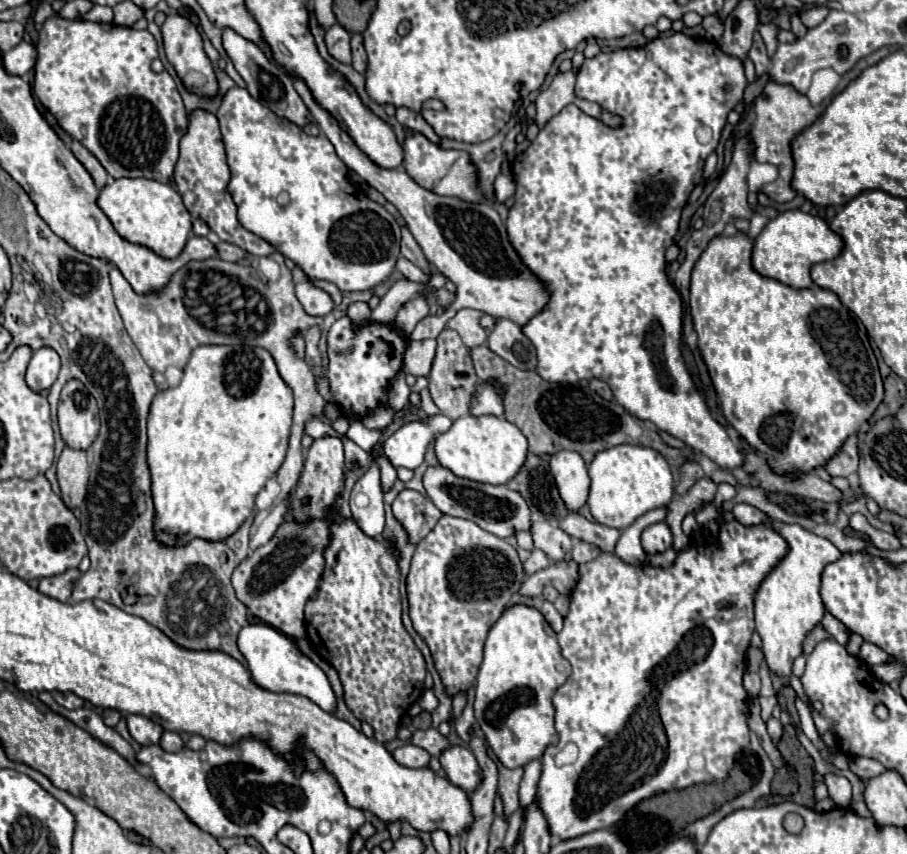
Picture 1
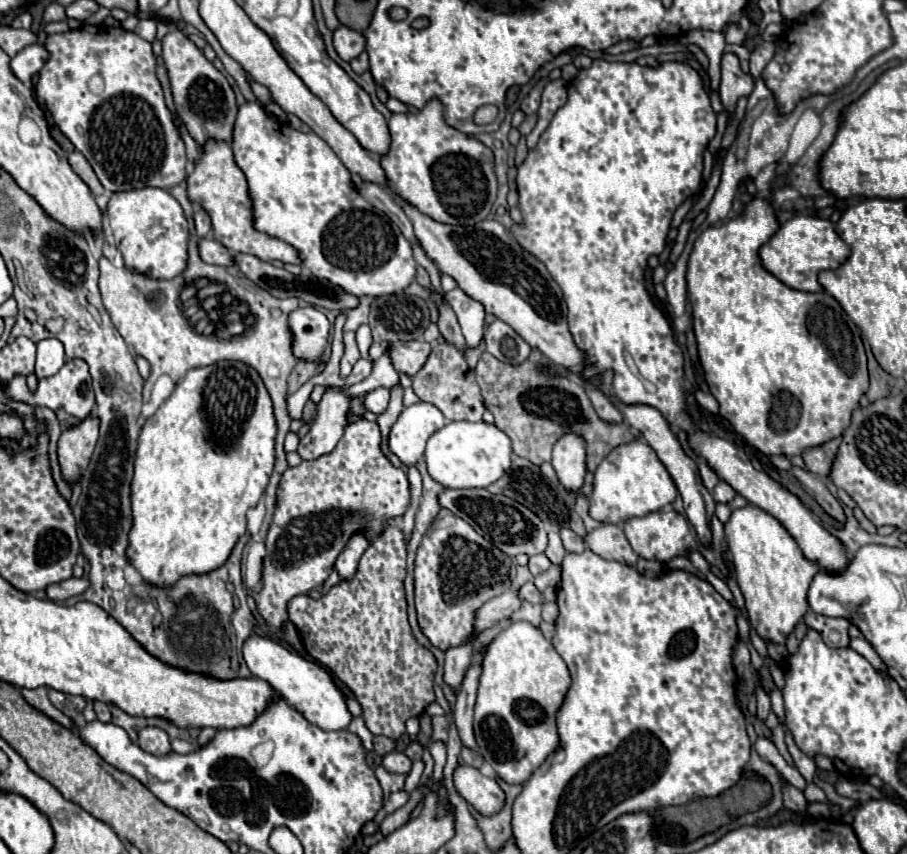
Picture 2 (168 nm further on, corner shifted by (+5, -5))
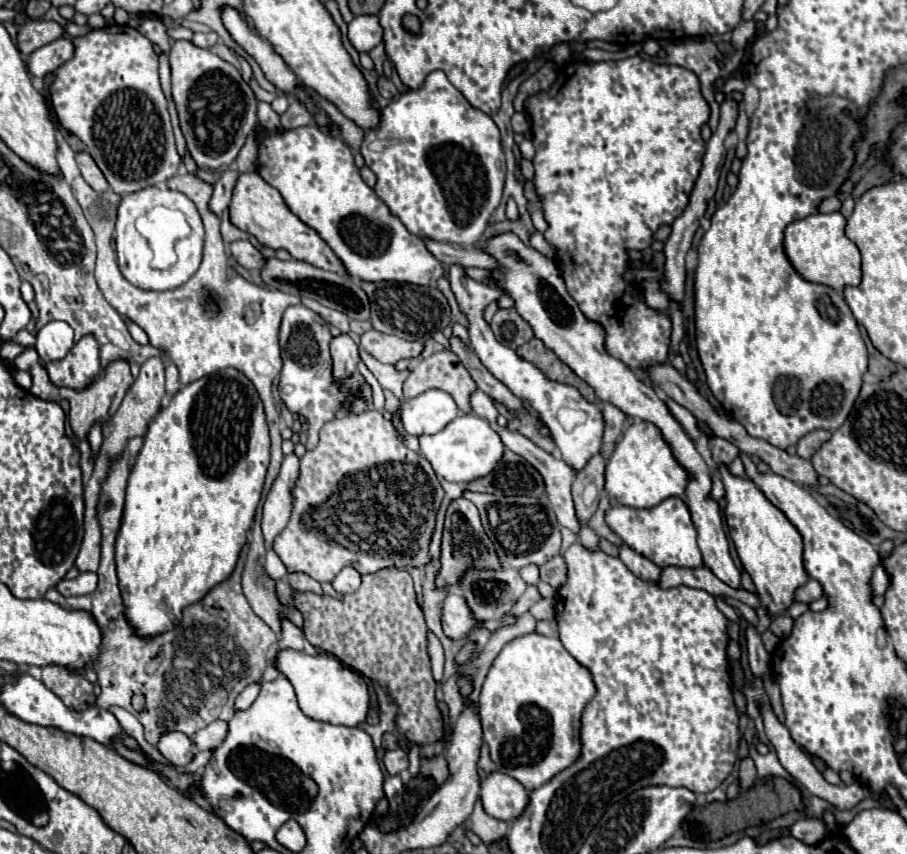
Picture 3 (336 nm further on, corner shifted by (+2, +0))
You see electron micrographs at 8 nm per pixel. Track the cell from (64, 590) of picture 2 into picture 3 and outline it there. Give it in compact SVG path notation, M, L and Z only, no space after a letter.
M82 572L74 580L58 582L56 588L62 596L82 596L82 594L94 592L96 584L98 584L98 576L94 572Z

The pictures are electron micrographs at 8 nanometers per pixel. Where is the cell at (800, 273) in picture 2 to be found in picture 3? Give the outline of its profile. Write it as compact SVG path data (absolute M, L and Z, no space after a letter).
M840 212L830 214L812 214L802 220L794 220L788 224L784 232L784 248L786 256L798 274L810 282L826 284L838 292L846 286L858 286L862 280L860 270L860 252L852 240L844 234L846 218Z

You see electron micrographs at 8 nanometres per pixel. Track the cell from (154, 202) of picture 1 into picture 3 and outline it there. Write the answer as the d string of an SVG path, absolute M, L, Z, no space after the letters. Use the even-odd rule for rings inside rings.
M144 188L134 194L128 194L122 198L120 208L118 208L118 222L116 222L116 252L118 252L118 268L124 274L128 282L142 290L174 290L182 286L200 266L202 260L202 244L204 244L204 226L200 220L200 214L190 198L186 198L182 192L174 192L170 188ZM154 206L166 206L170 210L180 210L186 216L186 222L190 226L190 236L174 240L172 250L160 250L160 264L154 264L154 250L148 244L148 240L136 230L136 220L138 216L146 214Z

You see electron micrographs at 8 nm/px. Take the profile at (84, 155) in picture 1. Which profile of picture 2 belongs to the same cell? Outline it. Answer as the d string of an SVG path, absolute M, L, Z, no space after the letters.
M73 151L73 153L69 153L69 165L73 167L73 171L87 183L87 187L91 189L91 193L97 197L97 195L101 195L105 189L103 189L103 185L99 183L99 179L97 179L97 175L93 173L93 169L91 169L91 165L89 165L89 161L79 153L79 151Z

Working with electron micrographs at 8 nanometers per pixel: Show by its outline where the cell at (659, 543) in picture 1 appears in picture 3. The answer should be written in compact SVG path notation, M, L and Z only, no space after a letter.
M672 496L662 500L654 508L646 508L646 510L616 504L606 512L606 524L614 534L622 538L626 546L646 556L660 568L666 568L666 566L700 568L702 566L702 554L696 544L696 528L690 520L688 506L684 504L682 498Z

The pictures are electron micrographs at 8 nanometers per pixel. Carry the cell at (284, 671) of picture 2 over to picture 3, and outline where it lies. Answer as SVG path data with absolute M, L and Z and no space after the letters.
M284 650L276 658L276 666L292 682L298 696L300 710L306 716L330 724L344 724L344 726L358 726L360 722L366 720L370 708L370 692L366 680L352 668L344 666L332 654L308 656L296 650Z

